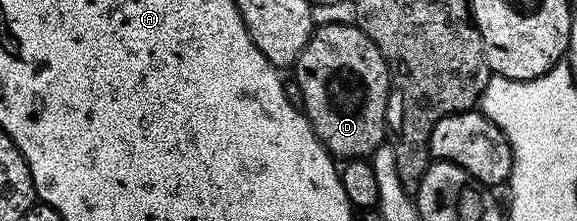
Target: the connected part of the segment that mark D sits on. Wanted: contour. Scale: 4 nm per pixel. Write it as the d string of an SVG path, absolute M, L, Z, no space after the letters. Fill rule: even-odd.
M354 22L316 26L301 57L293 64L293 78L301 85L303 114L311 122L315 136L336 160L371 157L379 147L384 146L386 139L383 138L389 135L389 104L393 99L391 71L385 57L381 57L381 49L377 49L377 45L369 41L366 33Z

